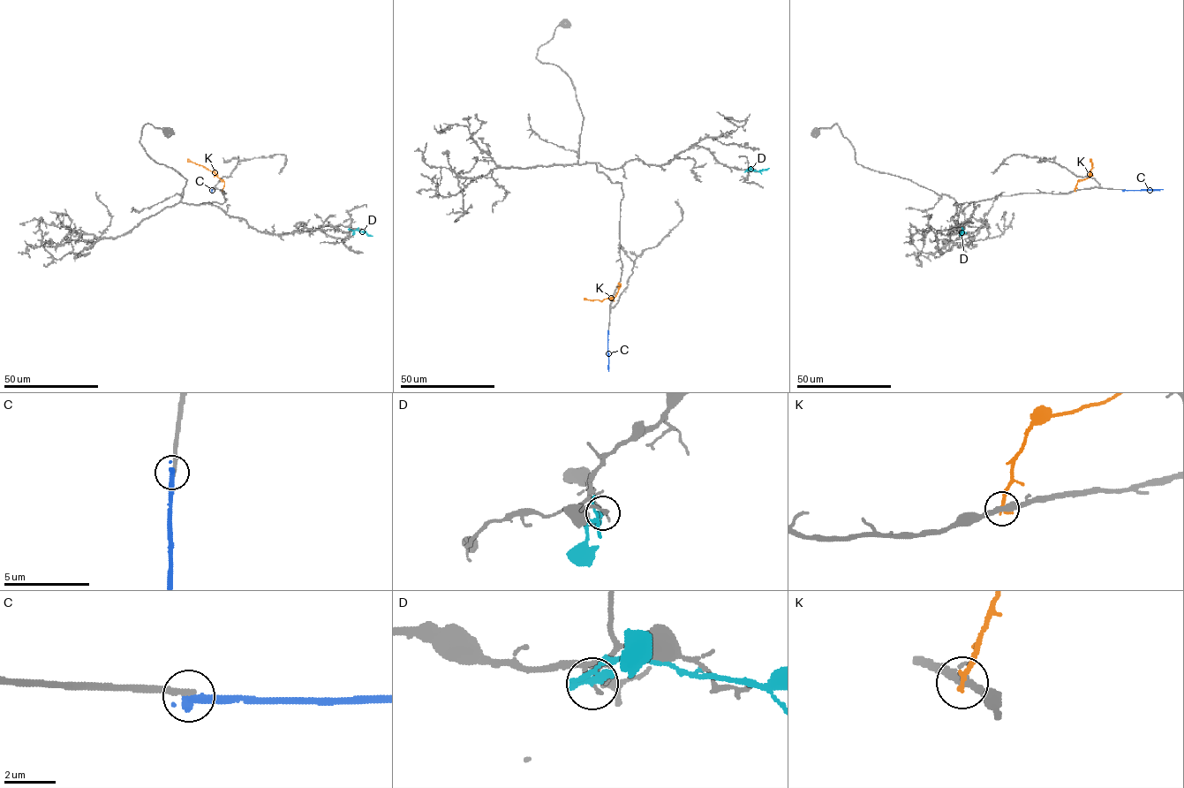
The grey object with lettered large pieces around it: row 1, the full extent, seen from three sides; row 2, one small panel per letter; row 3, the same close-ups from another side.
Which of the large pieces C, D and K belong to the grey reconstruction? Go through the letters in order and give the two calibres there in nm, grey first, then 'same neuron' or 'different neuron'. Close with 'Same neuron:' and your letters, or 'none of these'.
C: 240 nm thick on the grey side, 340 nm on the other; different neuron
D: 150 nm thick on the grey side, 220 nm on the other; different neuron
K: 300 nm thick on the grey side, 200 nm on the other; different neuron
Same neuron: none of these

